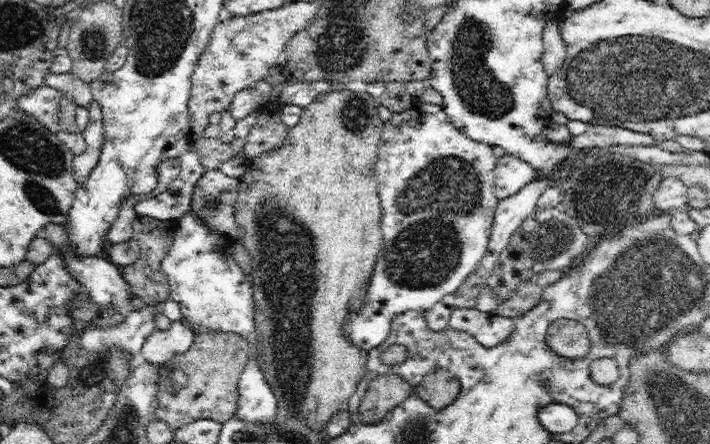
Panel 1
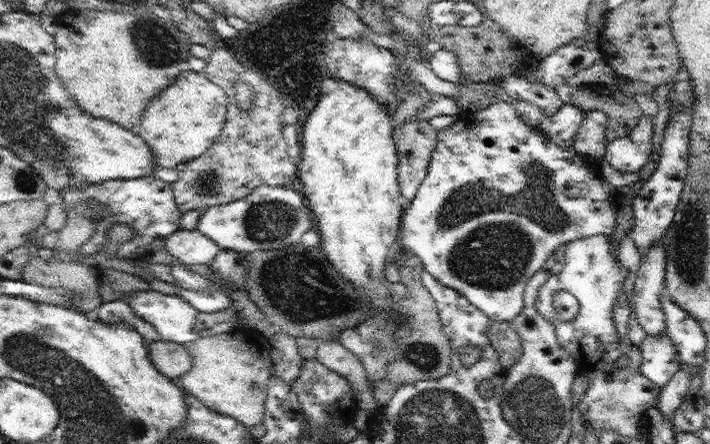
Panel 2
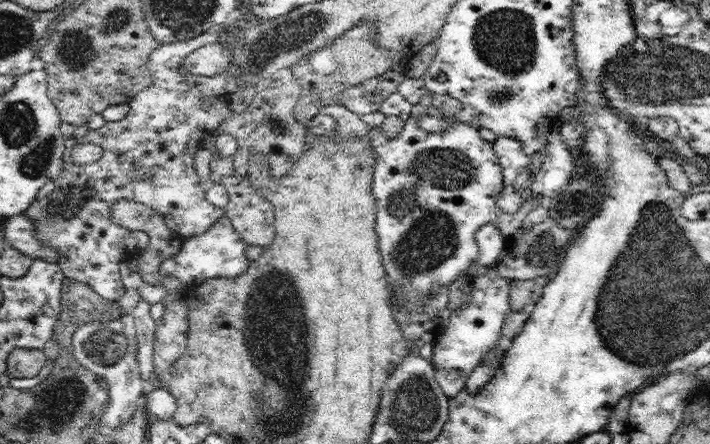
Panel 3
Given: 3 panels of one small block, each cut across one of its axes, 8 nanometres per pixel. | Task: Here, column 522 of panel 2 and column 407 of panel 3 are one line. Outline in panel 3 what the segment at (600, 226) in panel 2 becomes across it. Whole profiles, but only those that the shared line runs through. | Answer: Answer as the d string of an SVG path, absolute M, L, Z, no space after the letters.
M418 102L412 106L410 112L410 118L405 120L405 125L403 131L393 139L386 137L378 127L370 129L370 134L368 134L369 141L371 142L373 151L376 153L373 179L372 179L372 192L373 197L376 199L377 217L375 220L375 231L379 238L379 249L381 252L383 267L386 272L386 281L391 288L391 306L397 308L406 308L411 312L422 312L422 308L426 306L428 298L435 296L438 290L442 290L442 286L449 286L462 275L471 273L477 269L479 248L475 237L478 229L488 222L495 224L501 232L501 235L506 239L510 239L512 234L518 230L518 228L523 226L524 216L522 212L516 211L516 214L508 214L504 212L497 205L497 198L500 191L503 189L503 172L500 166L498 157L492 148L492 143L480 137L479 130L468 123L454 123L449 127L446 127L443 131L432 133L426 132L425 130L418 127L418 118L424 116L432 117L444 117L445 113L442 109L438 109L430 105L429 107L424 107Z

